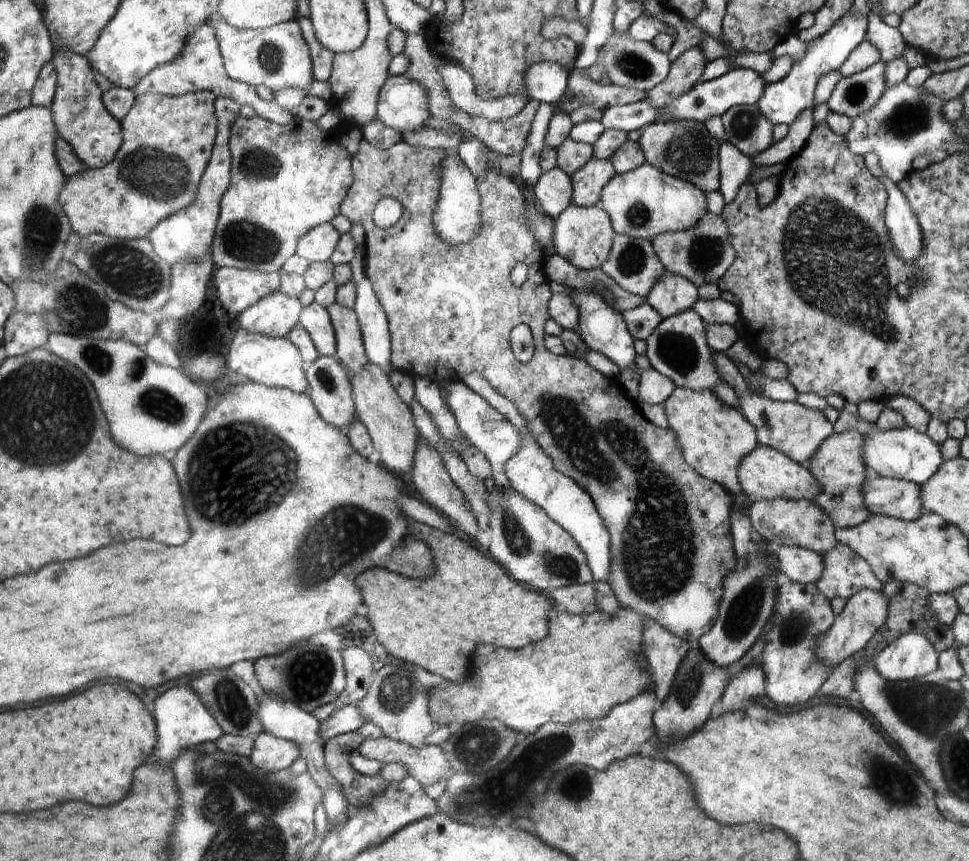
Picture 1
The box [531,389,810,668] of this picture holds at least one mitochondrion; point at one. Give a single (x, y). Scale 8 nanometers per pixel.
(743, 611)

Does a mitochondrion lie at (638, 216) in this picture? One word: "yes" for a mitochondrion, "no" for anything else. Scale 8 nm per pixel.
yes

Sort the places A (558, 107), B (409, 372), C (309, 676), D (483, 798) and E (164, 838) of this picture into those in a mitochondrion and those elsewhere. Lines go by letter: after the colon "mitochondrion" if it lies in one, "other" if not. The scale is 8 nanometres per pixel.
A: other
B: other
C: mitochondrion
D: mitochondrion
E: other

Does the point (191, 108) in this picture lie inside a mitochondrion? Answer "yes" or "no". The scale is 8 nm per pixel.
no

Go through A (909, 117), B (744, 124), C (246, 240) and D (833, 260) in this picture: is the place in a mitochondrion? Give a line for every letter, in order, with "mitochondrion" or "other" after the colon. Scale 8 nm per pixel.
A: mitochondrion
B: mitochondrion
C: mitochondrion
D: mitochondrion

